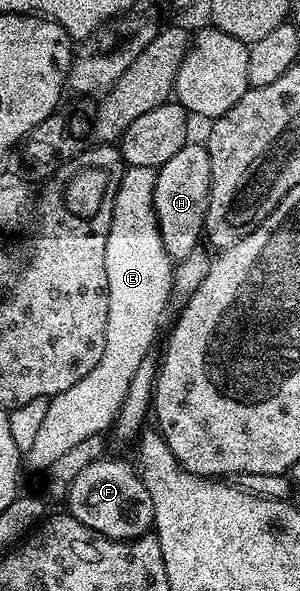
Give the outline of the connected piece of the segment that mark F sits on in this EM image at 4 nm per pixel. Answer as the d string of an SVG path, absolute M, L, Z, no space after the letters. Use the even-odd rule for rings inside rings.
M101 458L90 462L70 486L66 497L67 511L82 526L111 540L136 540L149 535L153 527L152 495L146 490L139 471L124 460Z

